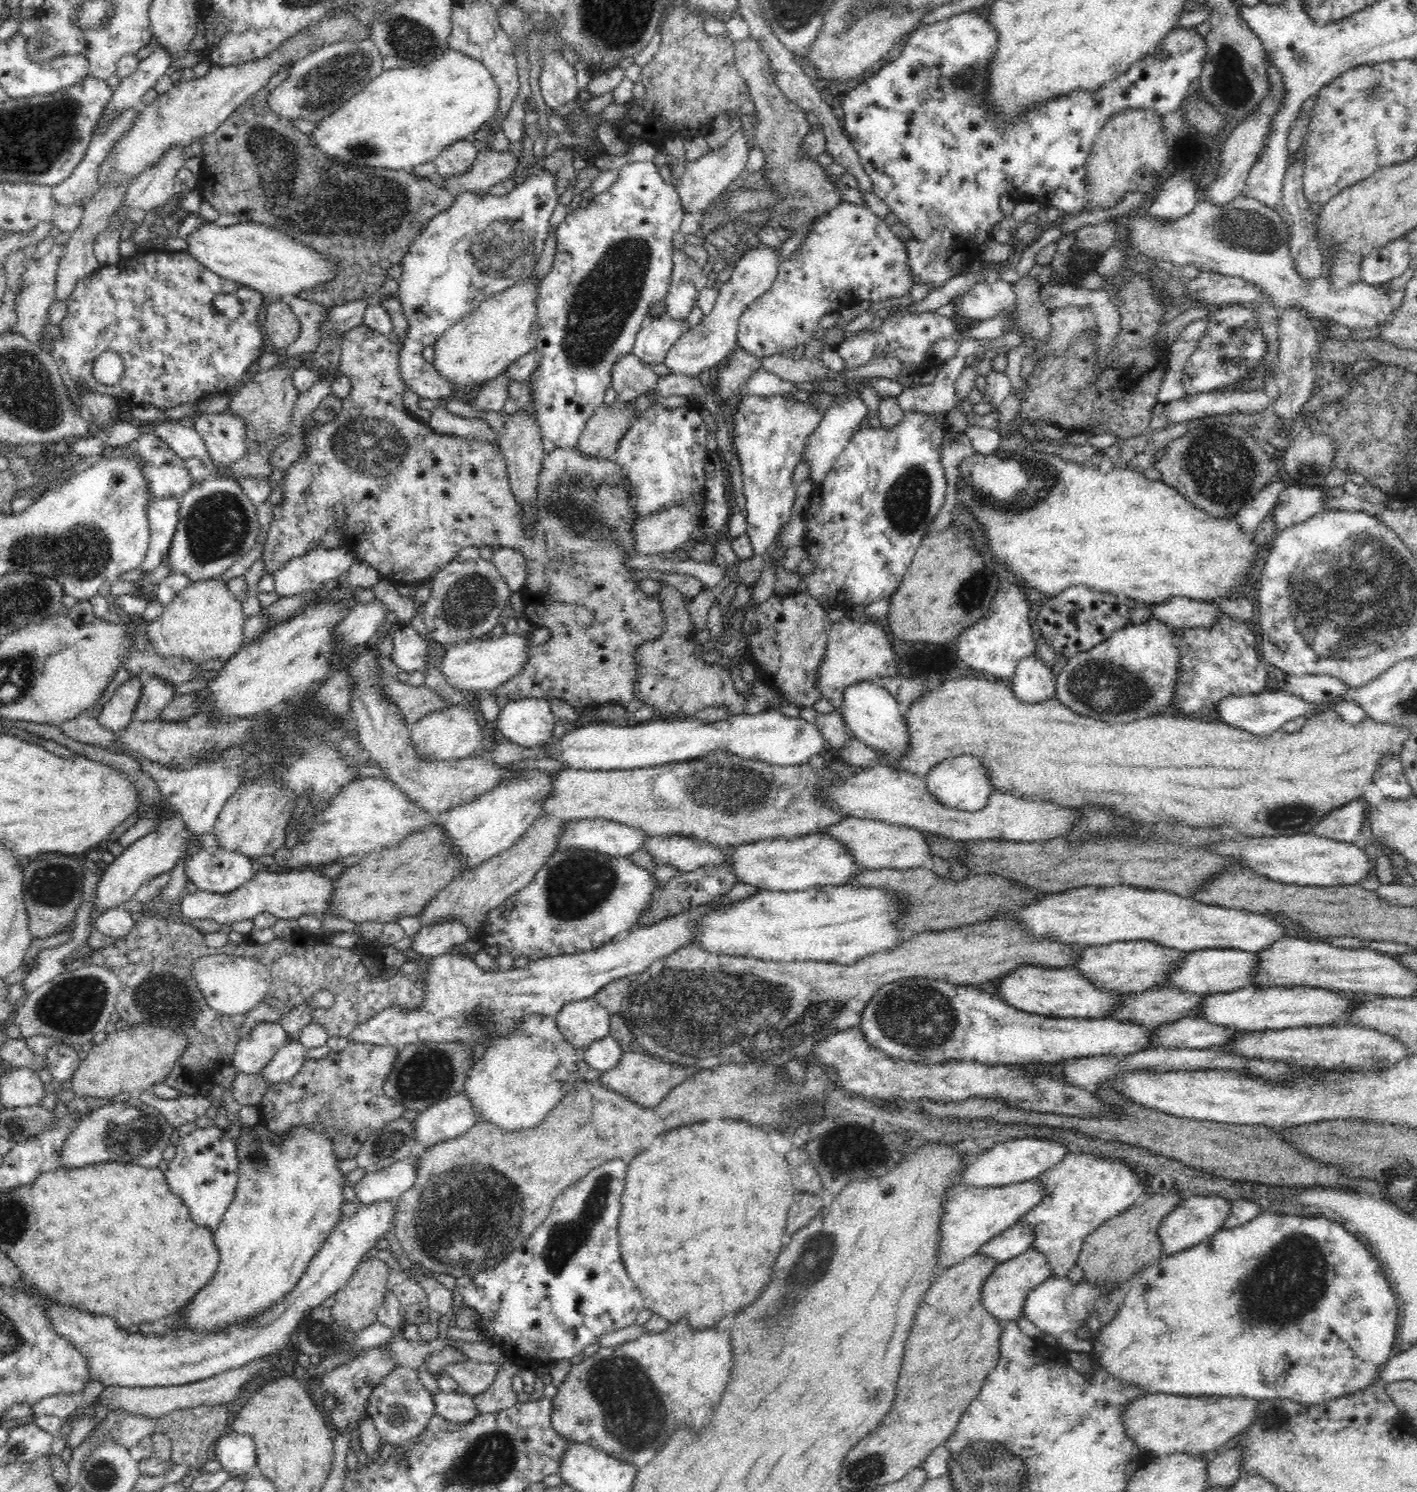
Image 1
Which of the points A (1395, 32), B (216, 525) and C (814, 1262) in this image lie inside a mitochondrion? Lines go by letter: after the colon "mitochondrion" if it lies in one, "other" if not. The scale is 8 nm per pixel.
A: other
B: mitochondrion
C: mitochondrion

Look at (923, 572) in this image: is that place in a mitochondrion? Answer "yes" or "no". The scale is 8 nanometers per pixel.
no

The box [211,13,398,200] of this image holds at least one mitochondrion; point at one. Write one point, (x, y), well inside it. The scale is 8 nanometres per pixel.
(319, 89)

